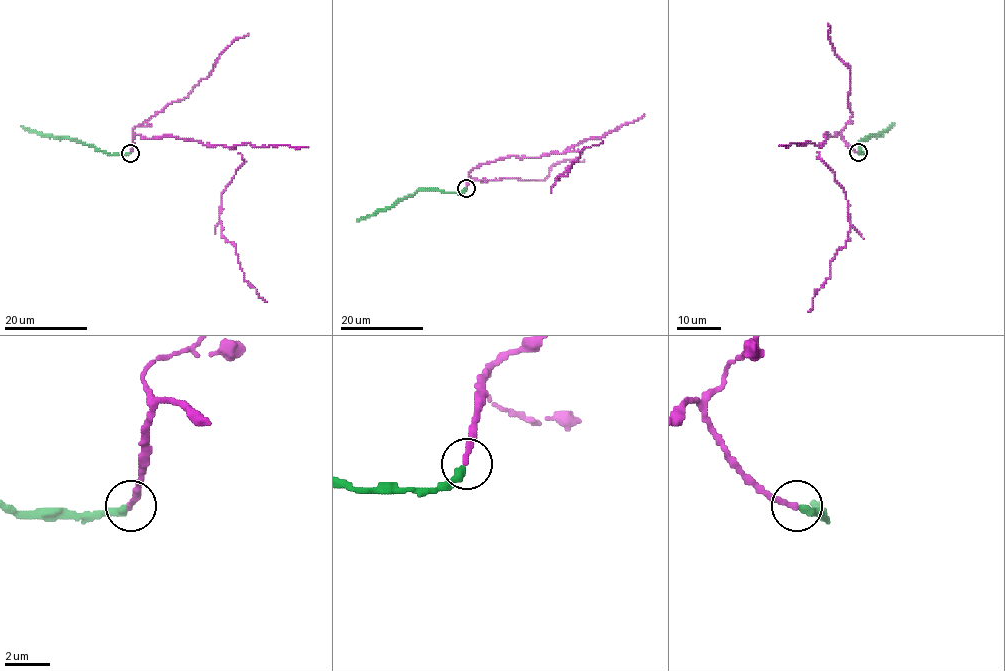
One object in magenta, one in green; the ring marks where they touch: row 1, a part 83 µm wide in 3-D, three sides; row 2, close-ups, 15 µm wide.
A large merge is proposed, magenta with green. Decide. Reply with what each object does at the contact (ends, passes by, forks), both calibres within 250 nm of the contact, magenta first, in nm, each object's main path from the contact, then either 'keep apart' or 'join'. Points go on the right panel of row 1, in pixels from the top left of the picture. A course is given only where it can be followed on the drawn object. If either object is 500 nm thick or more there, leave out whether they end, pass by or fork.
magenta ends; green ends; calibres 280 and 400 nm; course magenta (858, 152), (838, 131), (824, 135), (819, 143), (818, 157), (846, 197), (850, 230), (808, 312); course green (859, 152), (864, 153), (860, 146), (866, 137), (874, 137), (894, 123); join

